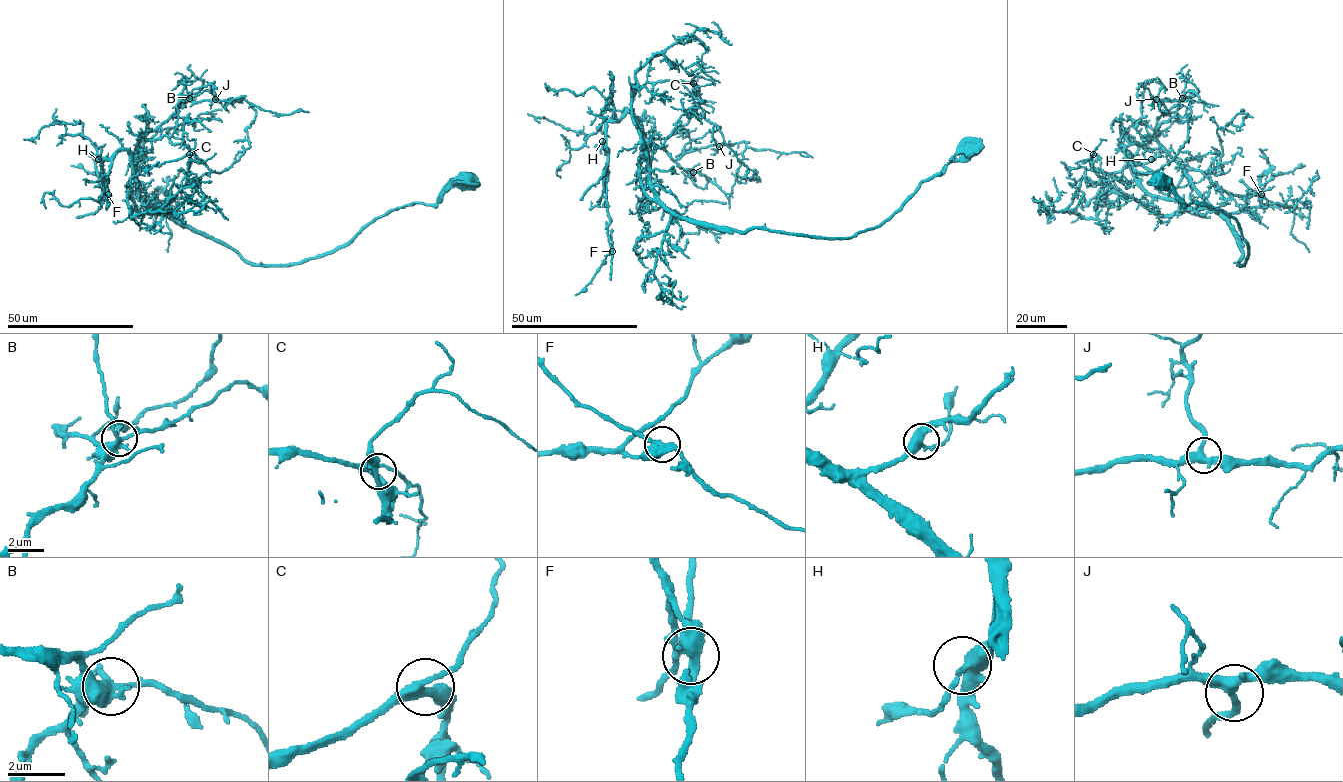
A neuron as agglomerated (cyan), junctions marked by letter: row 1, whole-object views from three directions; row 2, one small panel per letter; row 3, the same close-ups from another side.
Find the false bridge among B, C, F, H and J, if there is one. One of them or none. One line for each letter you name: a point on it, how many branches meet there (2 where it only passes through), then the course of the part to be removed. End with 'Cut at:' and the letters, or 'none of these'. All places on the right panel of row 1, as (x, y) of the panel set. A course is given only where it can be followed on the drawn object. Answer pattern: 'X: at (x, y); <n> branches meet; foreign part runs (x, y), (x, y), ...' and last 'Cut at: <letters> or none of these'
F: at (1261, 194); 3 branches meet; foreign part runs (1261, 194), (1289, 210)
Cut at: F

